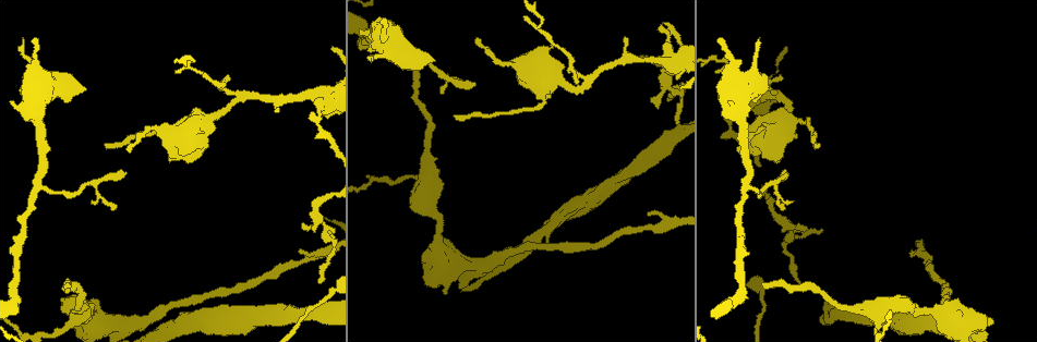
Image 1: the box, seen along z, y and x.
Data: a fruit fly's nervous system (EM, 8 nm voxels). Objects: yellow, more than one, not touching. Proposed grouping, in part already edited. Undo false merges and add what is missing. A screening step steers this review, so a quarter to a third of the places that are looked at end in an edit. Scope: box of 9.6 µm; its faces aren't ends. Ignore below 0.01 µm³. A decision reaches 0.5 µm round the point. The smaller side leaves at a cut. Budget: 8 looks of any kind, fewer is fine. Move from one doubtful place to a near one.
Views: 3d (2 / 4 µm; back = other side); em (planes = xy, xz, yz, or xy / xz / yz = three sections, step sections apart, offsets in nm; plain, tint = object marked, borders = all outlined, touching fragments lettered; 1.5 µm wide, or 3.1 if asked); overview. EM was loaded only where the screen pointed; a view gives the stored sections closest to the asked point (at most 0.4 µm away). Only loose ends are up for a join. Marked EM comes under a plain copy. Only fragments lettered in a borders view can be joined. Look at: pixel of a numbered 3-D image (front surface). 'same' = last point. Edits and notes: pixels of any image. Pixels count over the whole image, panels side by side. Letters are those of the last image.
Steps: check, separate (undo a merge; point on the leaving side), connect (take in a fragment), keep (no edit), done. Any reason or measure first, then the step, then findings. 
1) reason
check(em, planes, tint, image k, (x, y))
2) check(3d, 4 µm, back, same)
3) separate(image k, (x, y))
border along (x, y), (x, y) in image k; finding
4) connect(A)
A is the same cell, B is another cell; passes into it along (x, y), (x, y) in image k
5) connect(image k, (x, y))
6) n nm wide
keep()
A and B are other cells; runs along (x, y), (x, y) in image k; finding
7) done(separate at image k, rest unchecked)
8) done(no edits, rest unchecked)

calibre changes
check(3d, 4 µm, image 1, (667, 37))

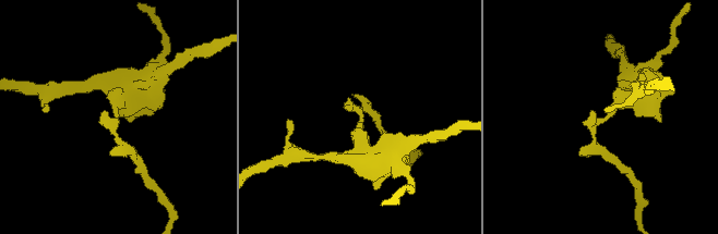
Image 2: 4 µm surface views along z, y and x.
check(em, xz, step 4, tint, image 2, (360, 123))

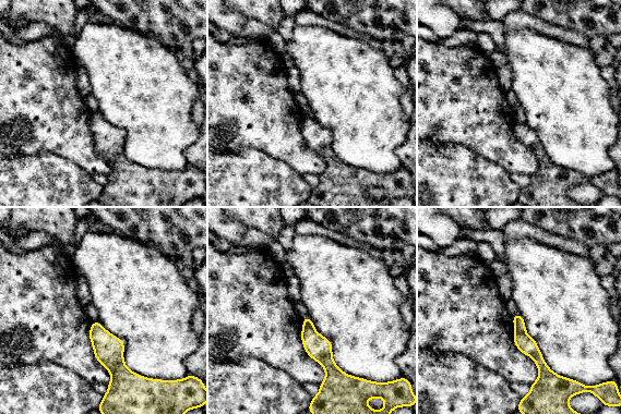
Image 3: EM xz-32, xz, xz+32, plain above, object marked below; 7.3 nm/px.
check(em, planes, borders, same)

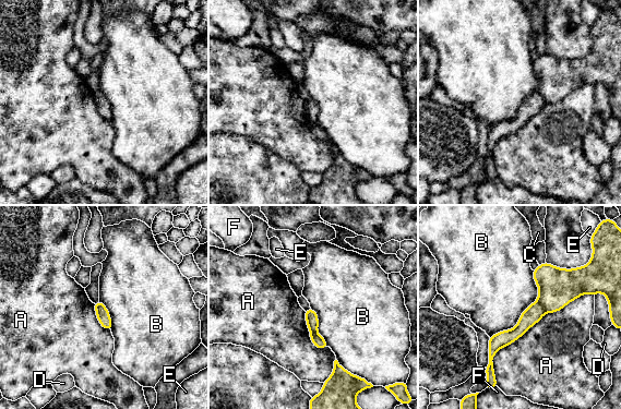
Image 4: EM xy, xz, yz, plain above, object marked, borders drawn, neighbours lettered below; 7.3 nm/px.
separate(image 4, (533, 314))
A, B, C, D, E and F are other cells; two cells meet here

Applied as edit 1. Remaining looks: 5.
check(overview)

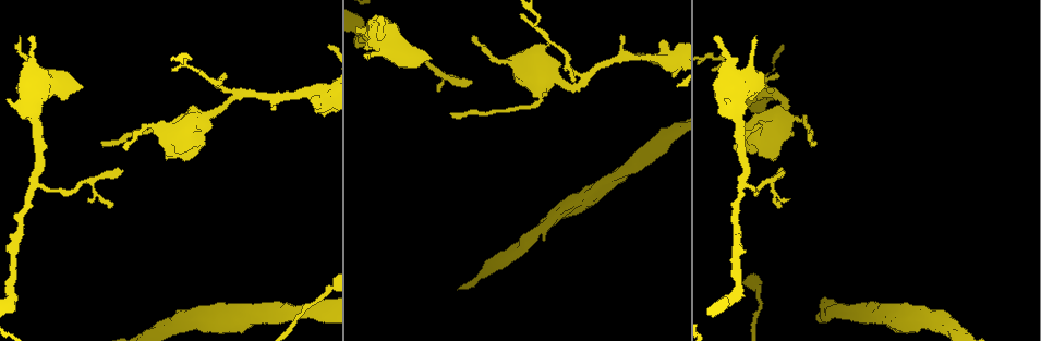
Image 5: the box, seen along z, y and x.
free end
check(em, planes, borders, image 5, (28, 40))

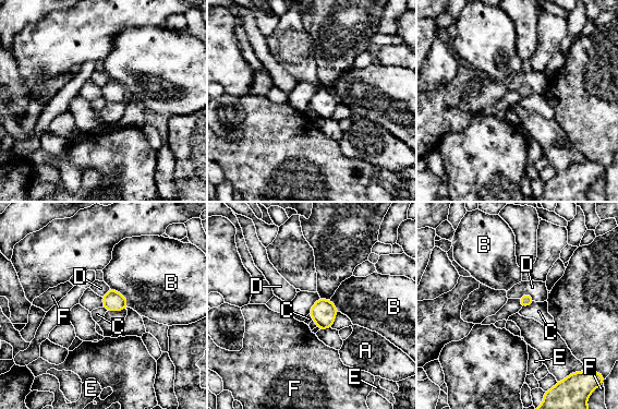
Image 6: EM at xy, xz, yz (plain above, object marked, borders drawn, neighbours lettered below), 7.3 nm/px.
keep()
A, B, C, D, E and F are other cells; border along (534, 301), (521, 309) in image 6; no lettered fragment goes on from it

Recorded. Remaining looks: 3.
an open end
check(3d, 2 µm, image 5, (89, 200))

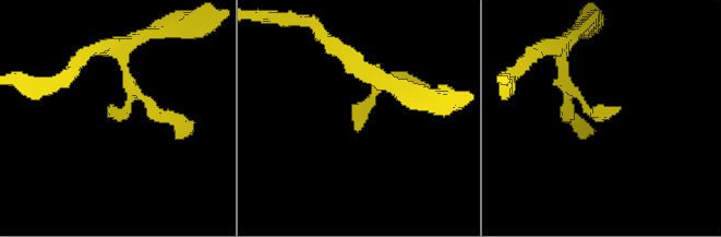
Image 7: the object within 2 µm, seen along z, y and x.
check(em, planes, borders, image 7, (354, 126))

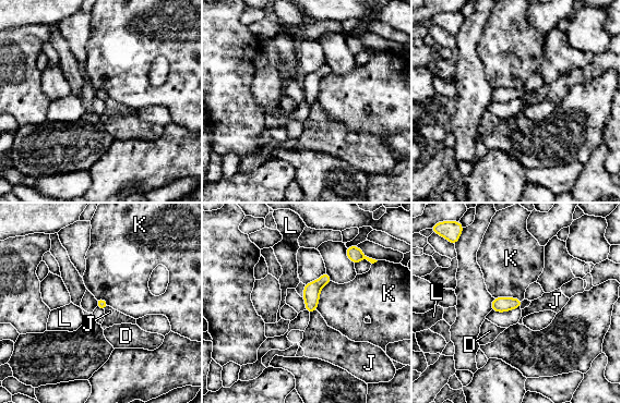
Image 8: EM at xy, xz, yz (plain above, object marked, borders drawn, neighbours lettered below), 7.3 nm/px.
keep()
D, J, K and L are other cells; border along (332, 281), (321, 289), (315, 309) in image 8; no lettered fragment goes on from it

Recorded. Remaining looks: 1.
done(separate at image 4, rest unchecked)

